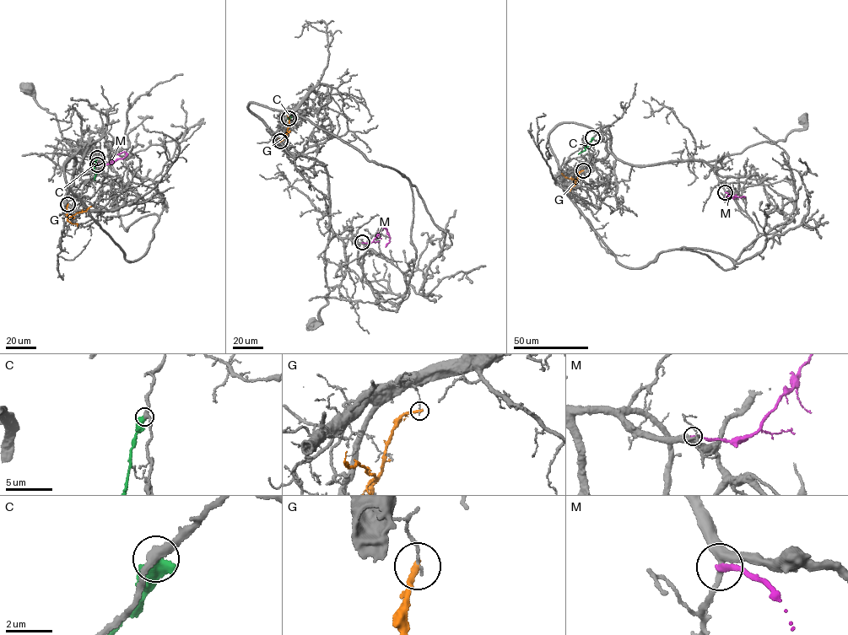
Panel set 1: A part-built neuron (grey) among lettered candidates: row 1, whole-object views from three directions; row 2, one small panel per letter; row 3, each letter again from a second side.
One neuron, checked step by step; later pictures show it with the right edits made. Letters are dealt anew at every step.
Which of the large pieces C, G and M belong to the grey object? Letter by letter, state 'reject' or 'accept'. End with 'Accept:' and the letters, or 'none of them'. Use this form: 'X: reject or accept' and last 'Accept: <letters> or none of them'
C: reject
G: reject
M: reject
Accept: none of them

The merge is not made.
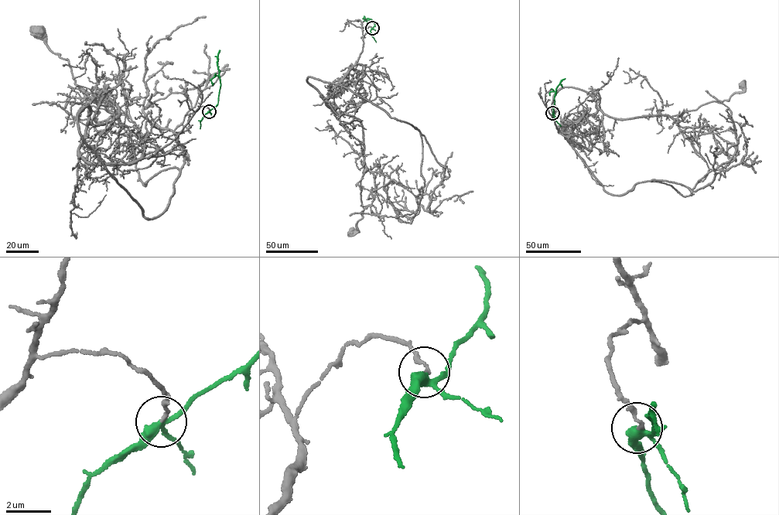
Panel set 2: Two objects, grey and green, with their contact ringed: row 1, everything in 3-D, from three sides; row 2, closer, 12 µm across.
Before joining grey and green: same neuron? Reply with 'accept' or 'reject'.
reject

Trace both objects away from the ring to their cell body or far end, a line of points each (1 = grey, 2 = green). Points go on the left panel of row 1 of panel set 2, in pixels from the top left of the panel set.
1: (209, 110), (146, 157), (89, 162), (77, 152), (87, 125), (117, 108), (74, 83), (37, 32)
2: (209, 110), (217, 104), (220, 83), (216, 63), (220, 50)

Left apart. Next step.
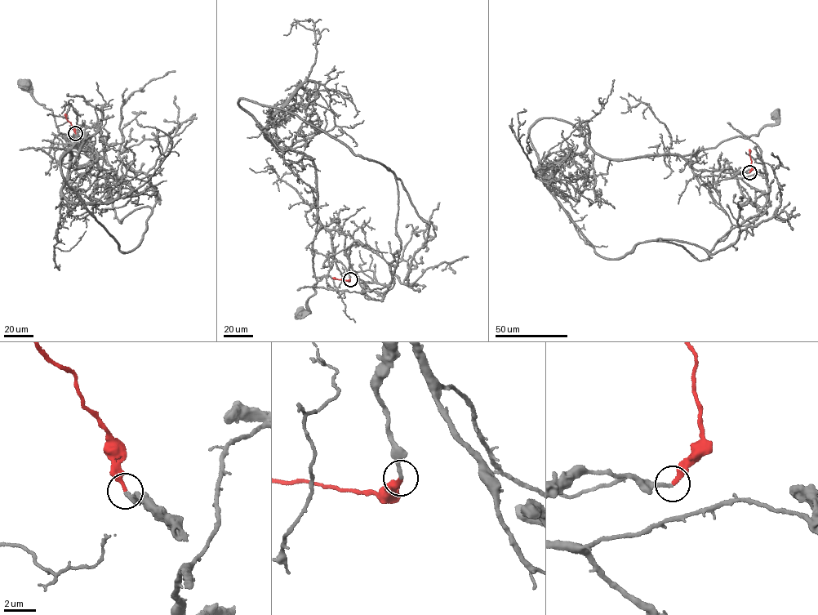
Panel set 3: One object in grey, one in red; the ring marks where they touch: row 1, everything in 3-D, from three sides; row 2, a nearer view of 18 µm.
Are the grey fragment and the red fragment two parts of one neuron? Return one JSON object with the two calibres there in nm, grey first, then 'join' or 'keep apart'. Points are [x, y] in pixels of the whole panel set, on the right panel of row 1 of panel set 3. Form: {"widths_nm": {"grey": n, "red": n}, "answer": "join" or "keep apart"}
{"widths_nm": {"grey": 240, "red": 280}, "answer": "join"}

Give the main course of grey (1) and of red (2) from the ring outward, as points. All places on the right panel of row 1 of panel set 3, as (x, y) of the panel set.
1: (749, 172), (703, 176), (683, 157), (737, 136), (757, 135), (775, 123), (775, 114)
2: (749, 172), (752, 166), (749, 149)

